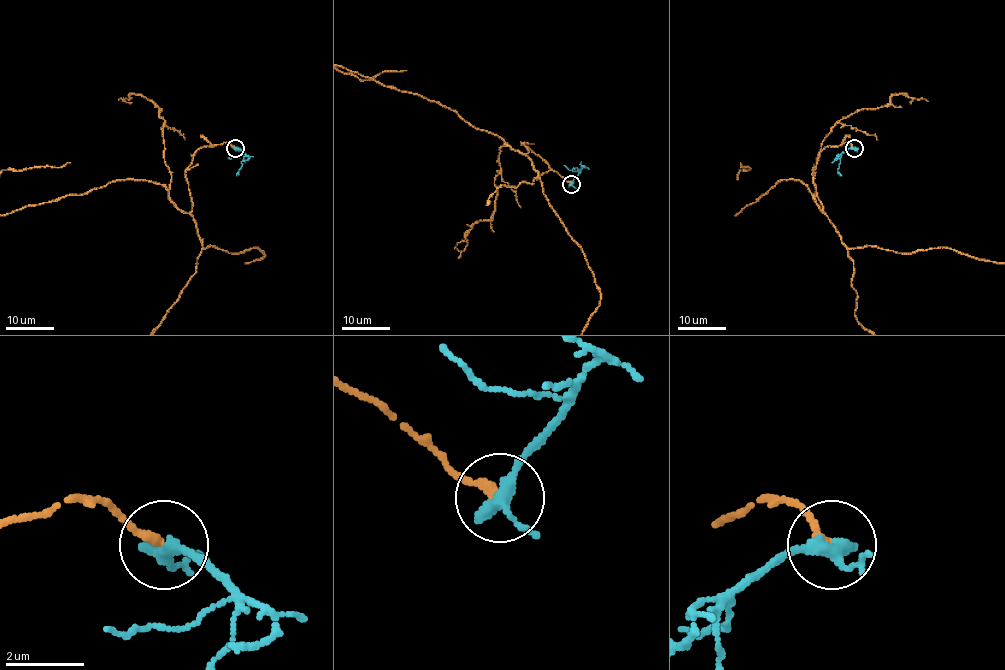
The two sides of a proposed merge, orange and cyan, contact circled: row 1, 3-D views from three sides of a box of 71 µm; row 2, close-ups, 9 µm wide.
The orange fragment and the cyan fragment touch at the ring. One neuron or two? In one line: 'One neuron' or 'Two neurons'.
Two neurons

